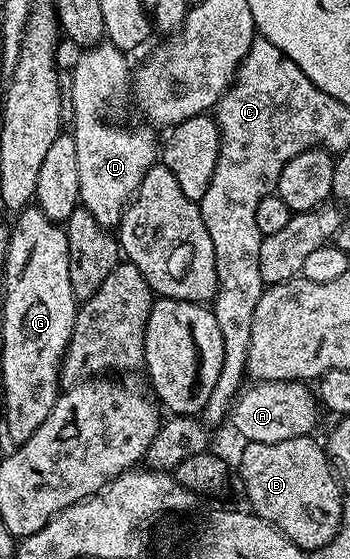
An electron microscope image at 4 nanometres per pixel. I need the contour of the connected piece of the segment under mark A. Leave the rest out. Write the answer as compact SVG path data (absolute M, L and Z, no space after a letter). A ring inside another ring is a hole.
M262 381L255 382L251 386L241 390L231 406L230 423L233 423L242 437L241 440L248 443L280 443L287 439L309 436L314 431L312 429L316 423L318 403L315 394L308 391L307 384L296 381Z

